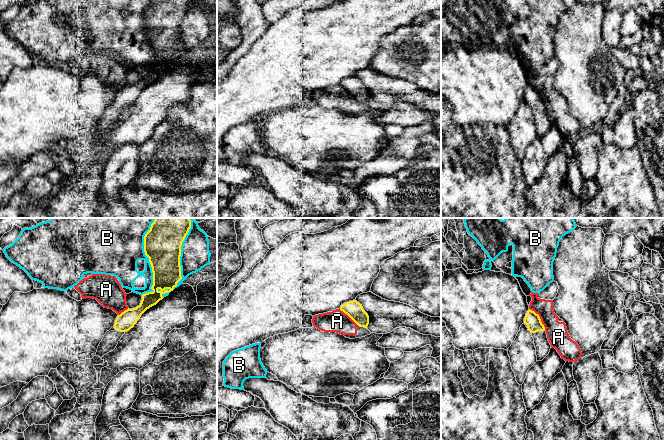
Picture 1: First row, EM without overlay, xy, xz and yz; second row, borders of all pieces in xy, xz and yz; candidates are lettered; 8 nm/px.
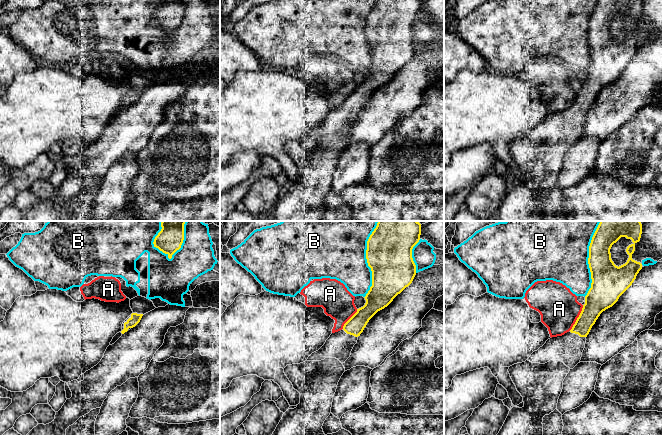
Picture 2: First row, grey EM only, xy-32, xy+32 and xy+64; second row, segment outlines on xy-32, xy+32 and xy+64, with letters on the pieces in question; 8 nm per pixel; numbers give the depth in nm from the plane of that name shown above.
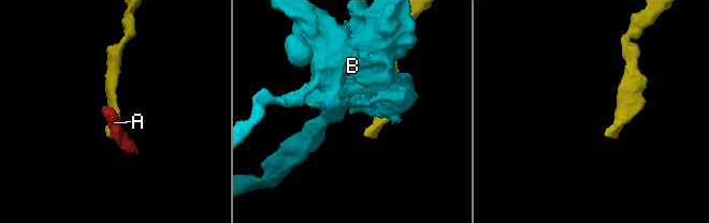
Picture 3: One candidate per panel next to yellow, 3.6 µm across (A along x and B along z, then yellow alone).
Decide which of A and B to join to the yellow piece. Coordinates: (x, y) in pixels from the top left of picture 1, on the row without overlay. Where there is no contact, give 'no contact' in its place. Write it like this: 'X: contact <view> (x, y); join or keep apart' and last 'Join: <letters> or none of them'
A: contact yz (539, 94); keep apart
B: contact xy (149, 37); keep apart
Join: none of them

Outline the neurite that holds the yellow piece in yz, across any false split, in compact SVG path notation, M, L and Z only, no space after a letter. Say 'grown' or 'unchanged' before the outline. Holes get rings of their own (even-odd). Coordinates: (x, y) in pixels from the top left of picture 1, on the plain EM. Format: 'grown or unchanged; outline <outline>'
grown; outline M530 85L526 89L524 100L531 108L534 115L537 137L542 137L549 130L551 125L545 103L542 100L539 91Z

